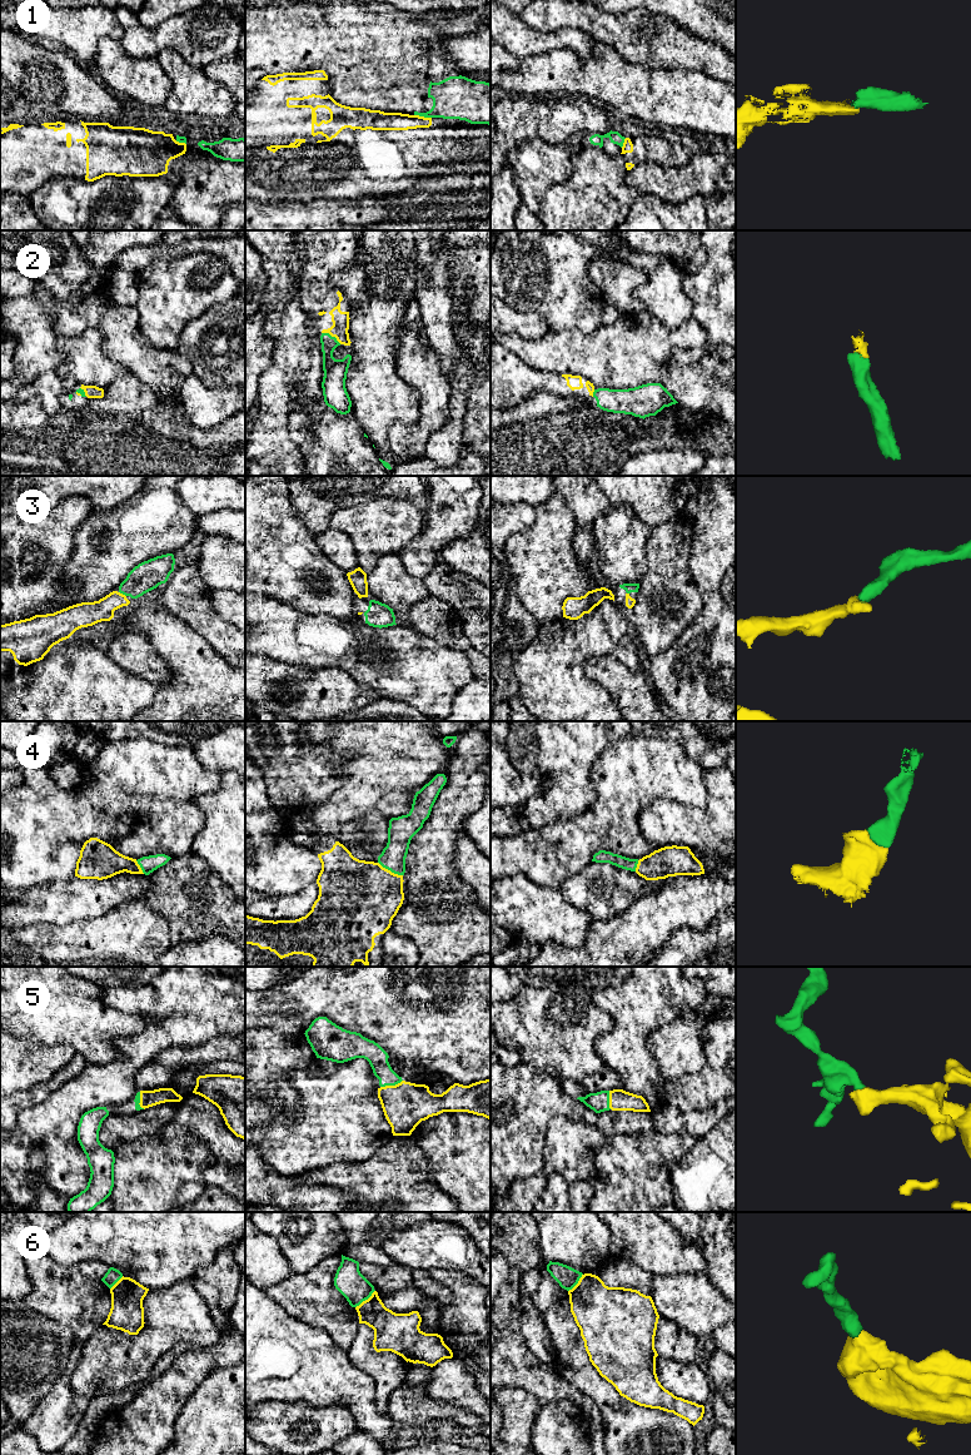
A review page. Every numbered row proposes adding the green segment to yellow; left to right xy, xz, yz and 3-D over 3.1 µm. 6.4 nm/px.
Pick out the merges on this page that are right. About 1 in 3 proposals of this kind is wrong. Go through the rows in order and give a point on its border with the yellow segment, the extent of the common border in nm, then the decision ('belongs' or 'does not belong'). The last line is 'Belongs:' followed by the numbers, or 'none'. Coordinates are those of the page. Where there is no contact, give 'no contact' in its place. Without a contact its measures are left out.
1: xz (423, 117) | 110 nm | does not belong
2: xz (332, 336) | 150 nm | belongs
3: xy (122, 594) | 60 nm | belongs
4: xz (389, 870) | 180 nm | belongs
5: xz (391, 1086) | 150 nm | belongs
6: xz (366, 1300) | 170 nm | does not belong
Belongs: 2, 3, 4, 5

